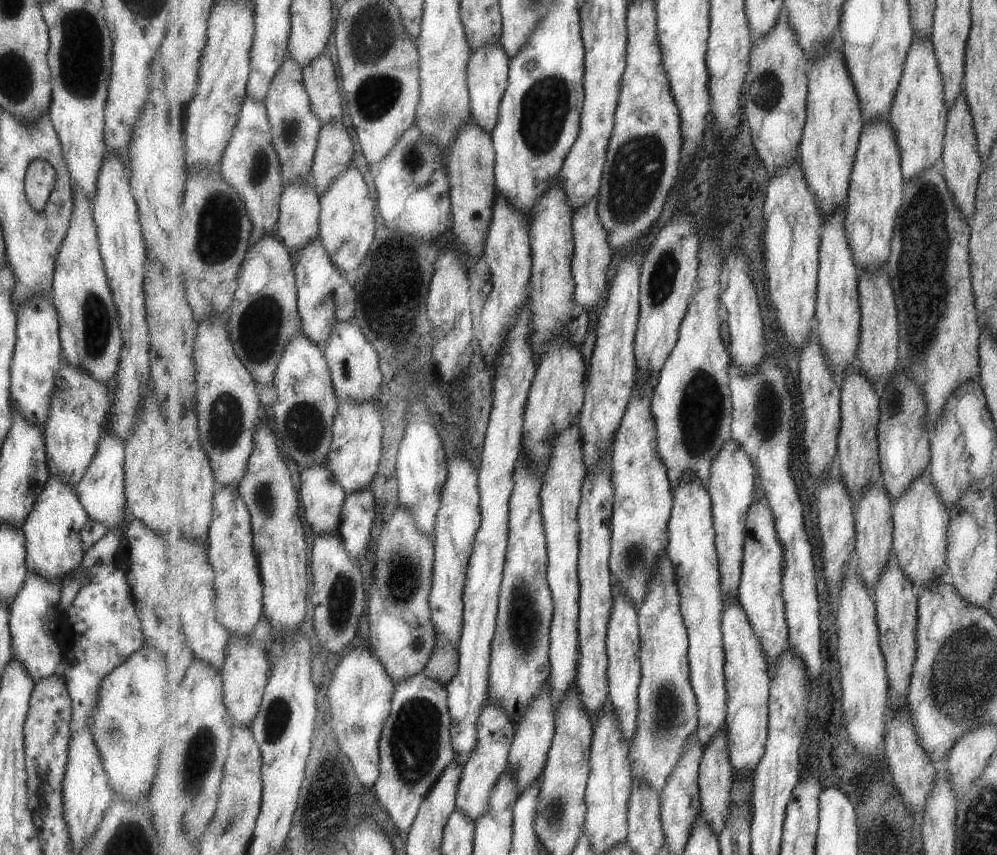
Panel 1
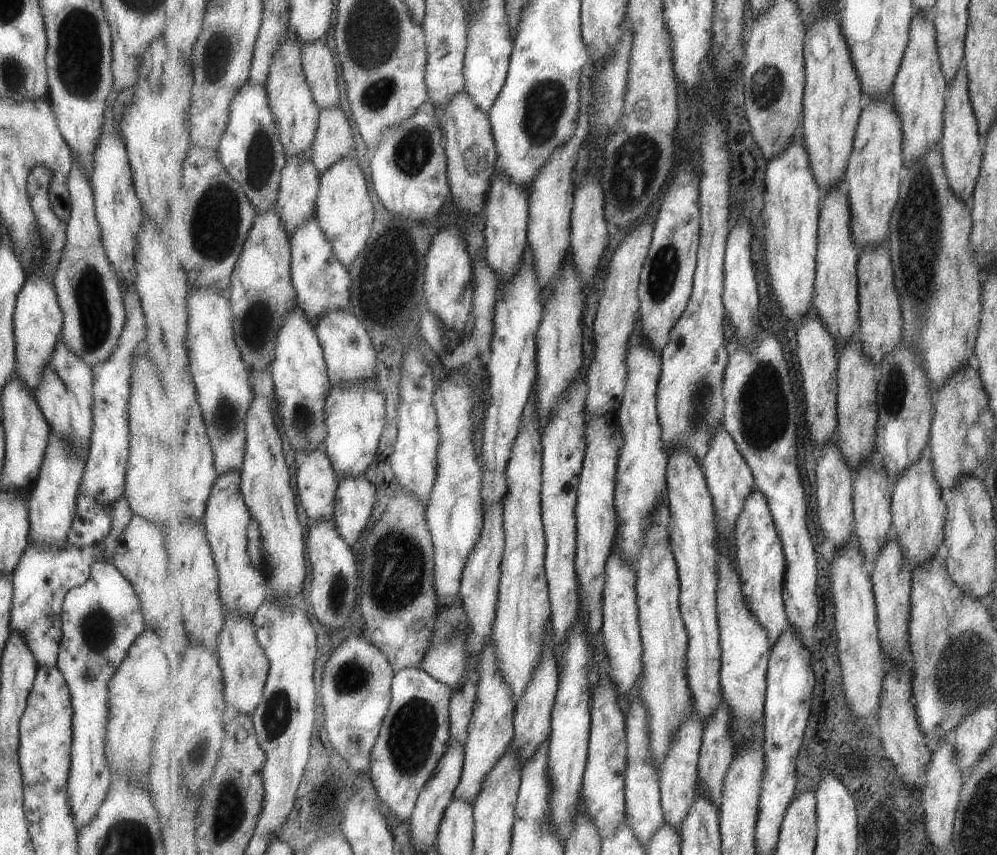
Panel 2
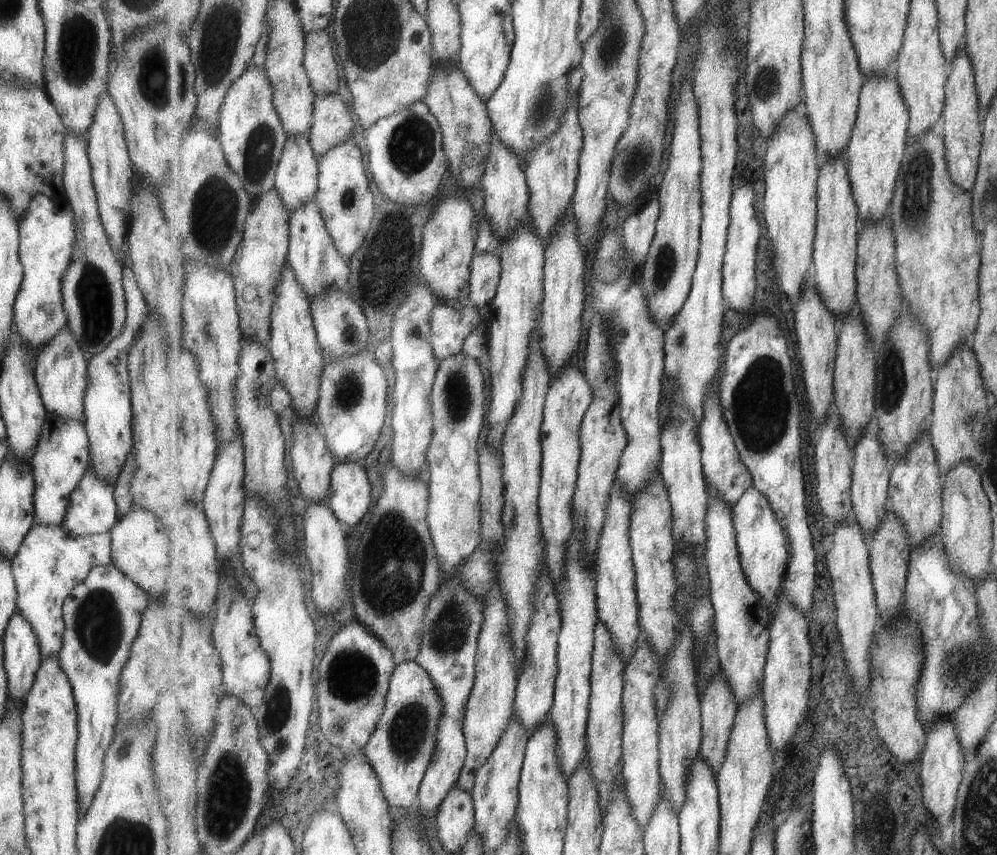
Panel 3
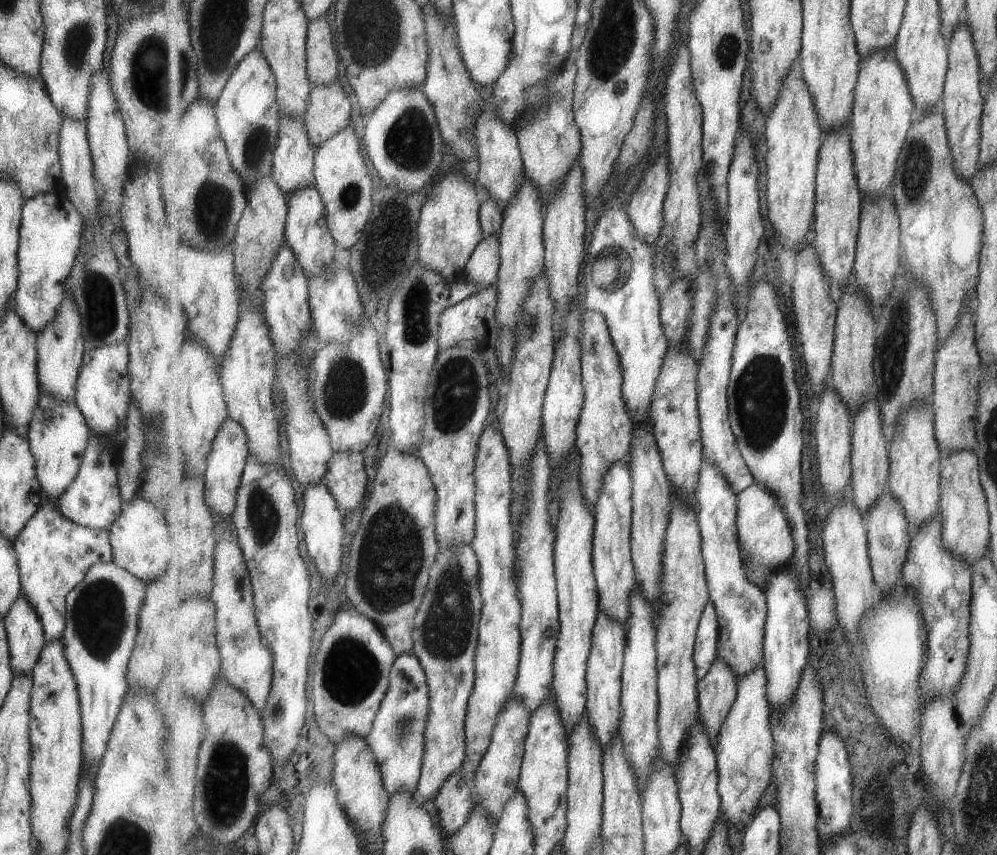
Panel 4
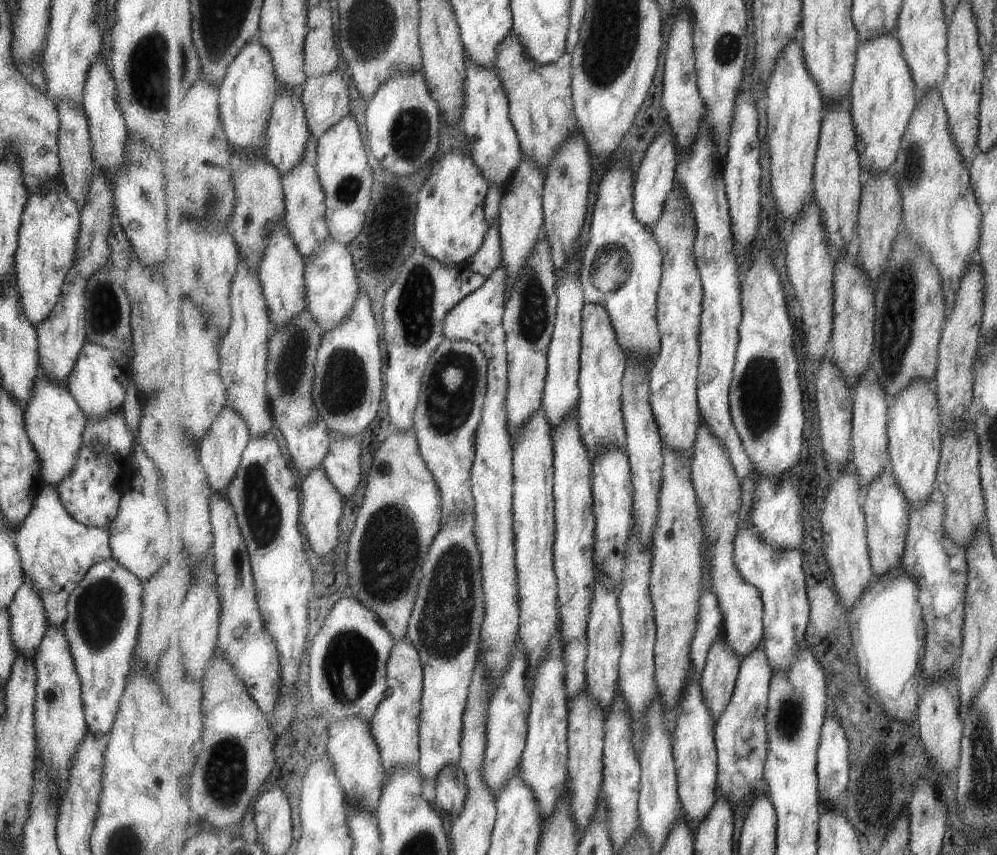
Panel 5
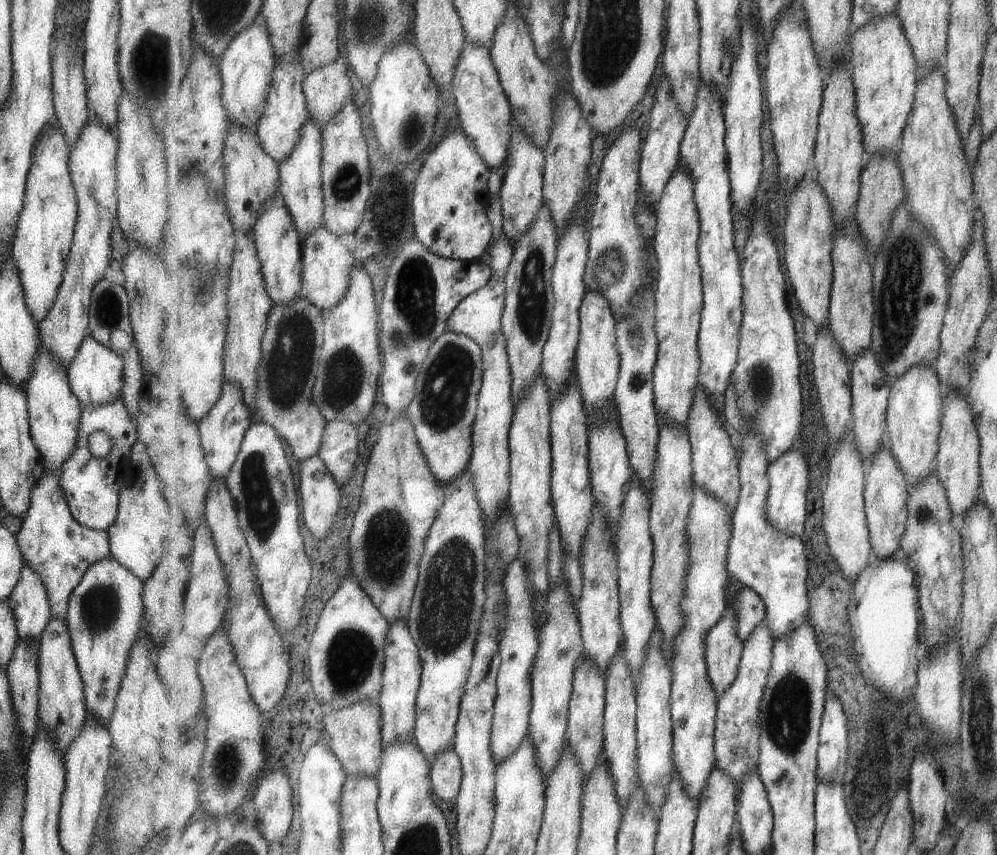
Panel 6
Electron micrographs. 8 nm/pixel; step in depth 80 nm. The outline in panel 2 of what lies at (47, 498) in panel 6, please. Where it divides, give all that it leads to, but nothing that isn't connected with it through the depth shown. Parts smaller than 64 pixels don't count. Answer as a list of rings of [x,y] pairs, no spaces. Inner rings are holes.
[[[96,541],[93,545],[76,547],[67,542],[65,547],[55,551],[53,547],[35,547],[28,542],[12,572],[12,599],[8,625],[22,636],[38,666],[56,666],[62,637],[62,600],[68,590],[91,578],[91,566],[100,560],[99,543],[100,541]]]

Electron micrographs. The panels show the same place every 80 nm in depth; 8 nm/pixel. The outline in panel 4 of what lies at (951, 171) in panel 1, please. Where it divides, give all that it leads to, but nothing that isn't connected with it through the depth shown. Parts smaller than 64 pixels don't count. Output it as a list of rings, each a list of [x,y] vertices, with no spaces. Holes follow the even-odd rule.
[[[960,25],[950,42],[948,76],[944,86],[943,115],[946,120],[946,131],[952,148],[954,167],[961,180],[968,183],[974,178],[977,170],[977,148],[979,148],[979,116],[981,114],[981,94],[979,94],[979,73],[975,51],[973,50],[970,32],[965,25]]]

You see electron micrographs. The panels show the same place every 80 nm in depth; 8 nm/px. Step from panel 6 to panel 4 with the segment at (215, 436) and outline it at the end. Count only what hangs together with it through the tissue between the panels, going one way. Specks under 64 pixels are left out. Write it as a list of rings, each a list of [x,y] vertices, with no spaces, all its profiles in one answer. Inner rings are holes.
[[[230,416],[226,419],[213,443],[213,450],[208,456],[208,468],[204,474],[205,500],[213,515],[231,517],[236,512],[237,495],[248,466],[250,450],[248,449],[248,433],[245,428]]]

